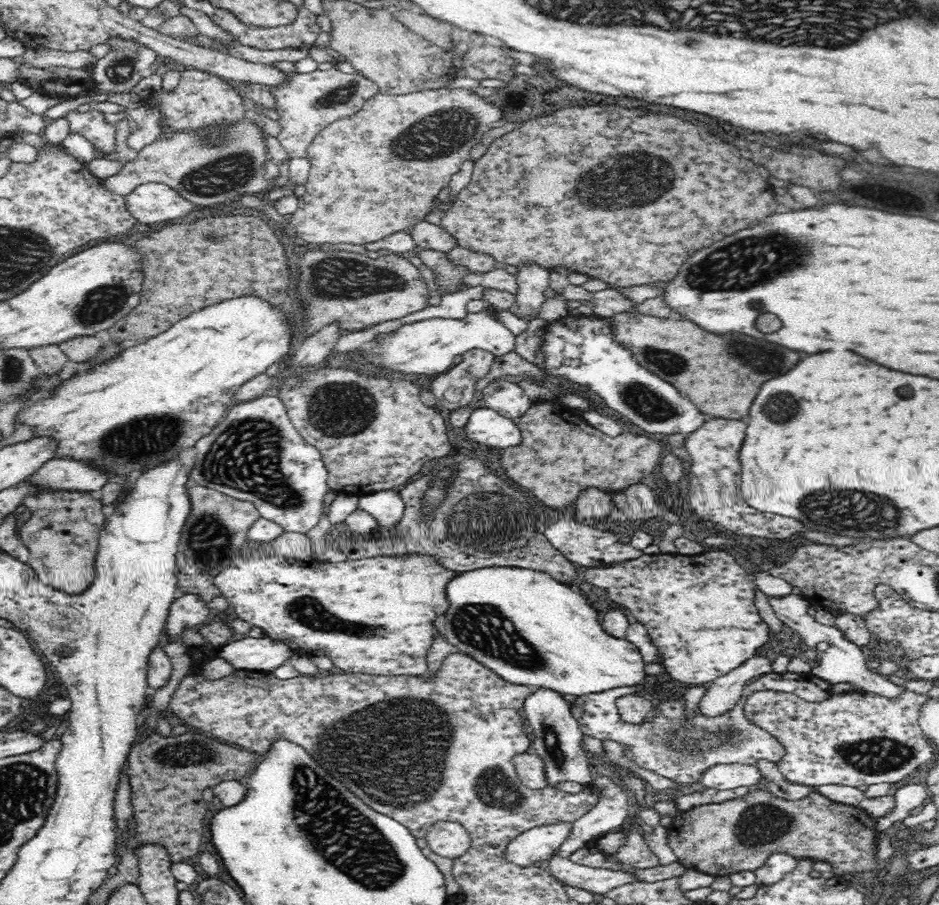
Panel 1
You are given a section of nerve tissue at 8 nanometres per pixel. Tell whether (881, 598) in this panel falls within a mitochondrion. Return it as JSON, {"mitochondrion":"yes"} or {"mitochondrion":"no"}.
{"mitochondrion":"no"}

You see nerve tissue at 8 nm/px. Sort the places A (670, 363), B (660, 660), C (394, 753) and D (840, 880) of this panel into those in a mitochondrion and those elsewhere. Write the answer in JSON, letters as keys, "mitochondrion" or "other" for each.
{"A":"mitochondrion","B":"other","C":"mitochondrion","D":"other"}

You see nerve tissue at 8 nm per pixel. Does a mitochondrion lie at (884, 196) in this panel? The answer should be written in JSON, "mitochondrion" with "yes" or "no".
{"mitochondrion":"no"}

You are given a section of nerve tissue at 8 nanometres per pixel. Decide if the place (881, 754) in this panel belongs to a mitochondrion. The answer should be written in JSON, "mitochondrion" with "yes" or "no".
{"mitochondrion":"yes"}

